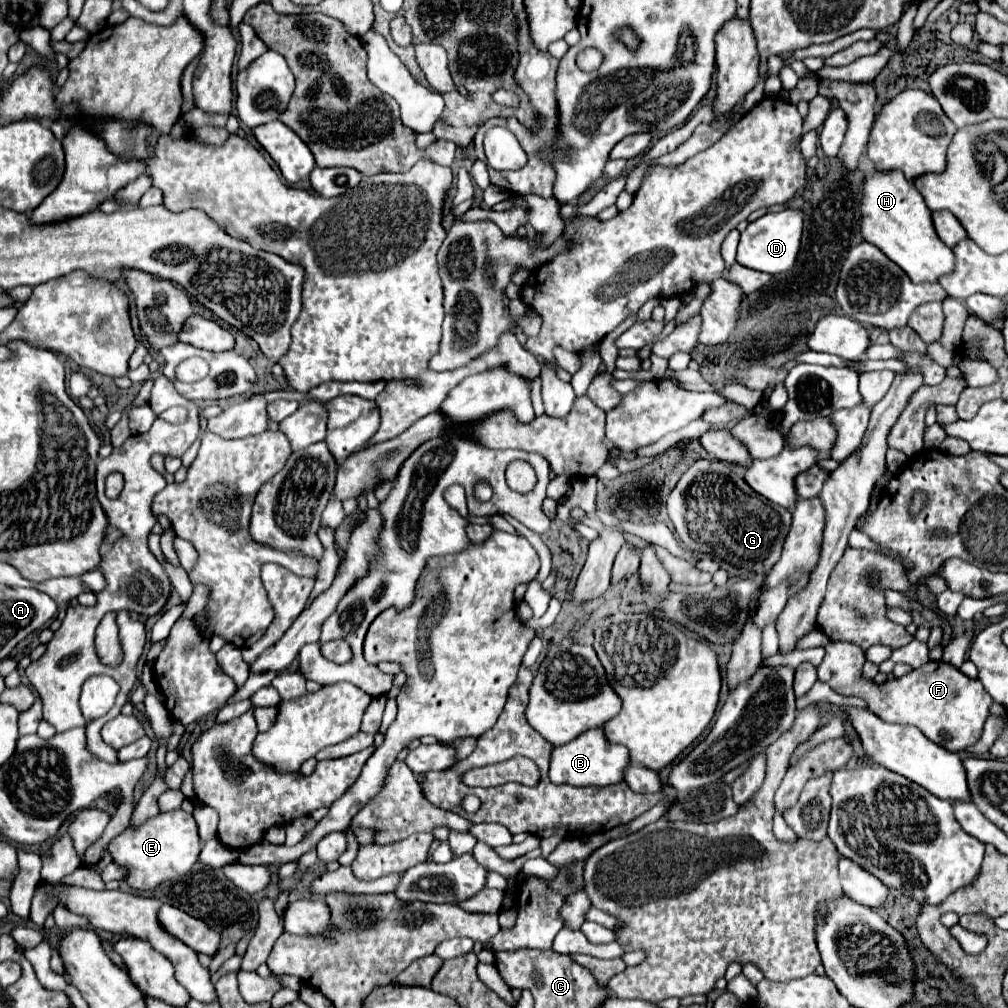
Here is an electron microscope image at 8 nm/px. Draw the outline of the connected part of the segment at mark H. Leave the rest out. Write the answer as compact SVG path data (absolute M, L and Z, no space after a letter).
M887 171L869 175L865 179L865 193L861 203L863 239L875 243L891 261L895 261L913 283L937 283L939 277L955 269L955 253L947 247L931 221L931 211L923 195L901 171Z

